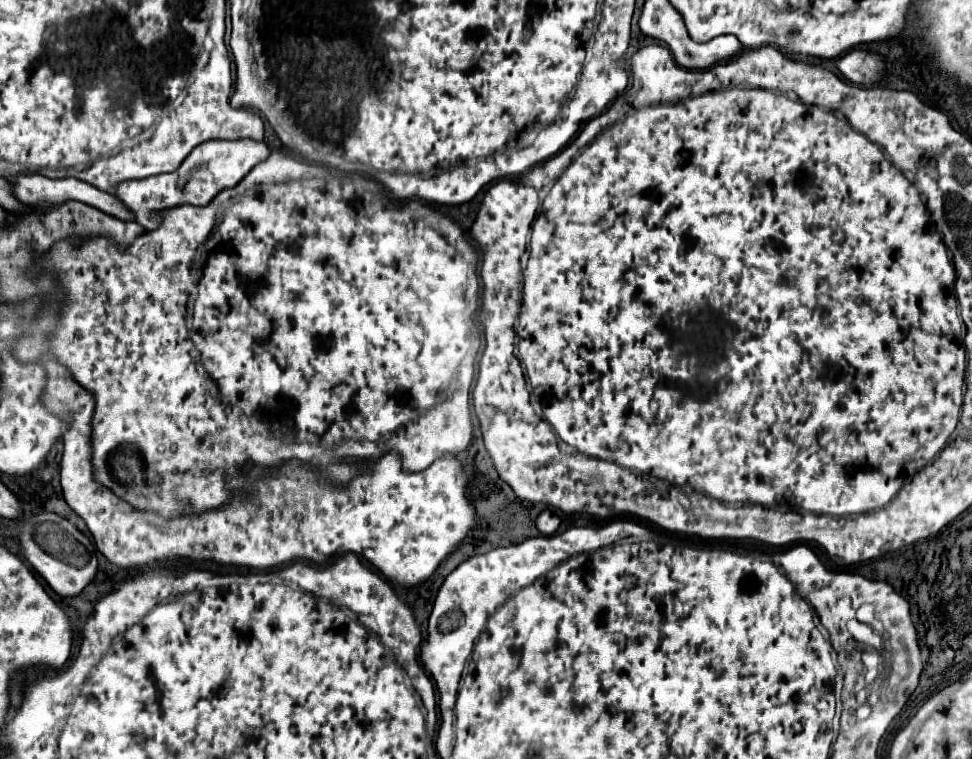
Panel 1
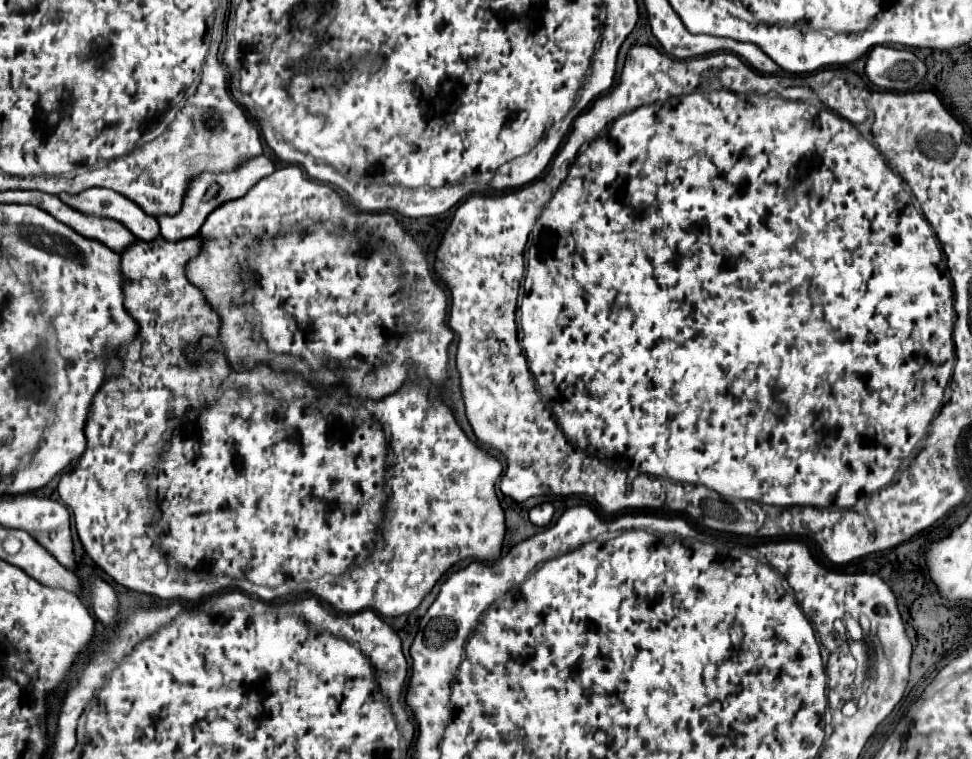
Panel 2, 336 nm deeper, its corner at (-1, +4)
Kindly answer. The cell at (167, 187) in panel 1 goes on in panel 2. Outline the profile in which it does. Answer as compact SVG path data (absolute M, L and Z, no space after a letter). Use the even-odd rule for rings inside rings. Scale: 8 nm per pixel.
M258 155L258 157L250 157L246 161L242 161L236 169L232 171L224 171L224 173L198 173L196 177L192 177L190 181L190 187L186 191L186 197L184 197L184 203L182 203L182 209L176 213L176 215L158 215L158 223L160 223L160 233L166 241L178 241L178 239L186 239L186 237L194 237L200 227L204 225L206 217L216 209L220 207L222 203L226 201L232 201L232 199L238 199L238 197L244 197L248 193L248 189L252 189L260 179L264 179L266 175L274 173L274 163L264 157L264 155Z

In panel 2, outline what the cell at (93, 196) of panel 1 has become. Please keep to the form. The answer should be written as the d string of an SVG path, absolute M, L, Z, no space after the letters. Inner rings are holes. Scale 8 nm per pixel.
M94 187L78 195L58 195L58 197L76 211L110 217L124 223L140 241L150 241L160 235L156 217L146 215L140 207L136 207L136 203L132 203L124 195L118 195L116 191Z

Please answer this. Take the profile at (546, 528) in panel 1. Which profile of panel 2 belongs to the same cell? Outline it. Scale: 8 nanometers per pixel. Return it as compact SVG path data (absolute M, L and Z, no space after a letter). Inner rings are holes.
M542 503L530 511L530 521L538 527L546 527L551 523L553 515L554 507L550 503Z

